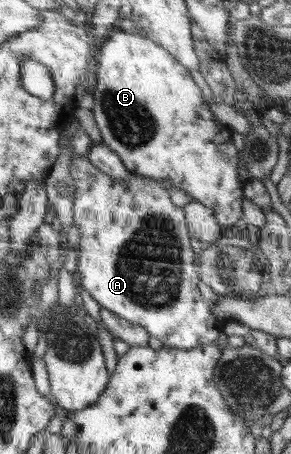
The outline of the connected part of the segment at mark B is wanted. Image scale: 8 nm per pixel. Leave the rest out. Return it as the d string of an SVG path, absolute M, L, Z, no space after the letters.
M122 29L113 31L102 44L100 50L100 57L98 58L97 68L95 69L95 86L93 87L92 97L93 108L91 111L99 127L102 143L106 144L112 151L115 151L121 157L122 163L126 166L128 171L132 174L148 176L149 178L154 178L159 181L170 179L177 189L188 193L194 200L209 207L209 209L213 211L216 221L220 226L222 225L222 227L231 227L238 219L242 219L244 216L244 206L241 201L244 185L238 181L238 150L231 142L232 130L228 128L228 125L222 124L220 120L216 119L216 116L210 113L210 109L206 107L207 103L204 103L204 99L202 99L202 91L200 91L198 85L192 81L192 77L190 77L190 73L188 73L188 68L178 63L177 59L174 58L168 50L163 49L160 45L156 45L156 42L151 41L150 38L144 37L143 35L134 32L124 32Z

